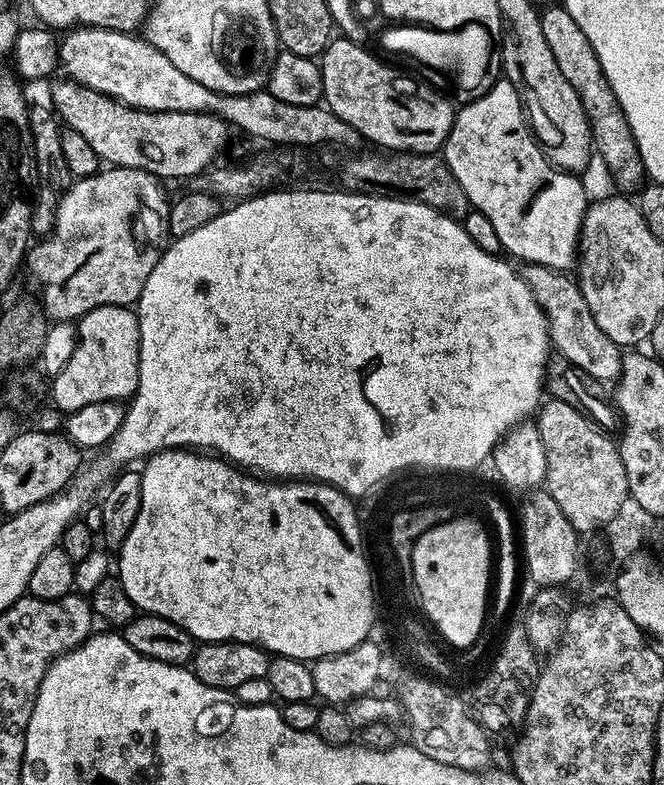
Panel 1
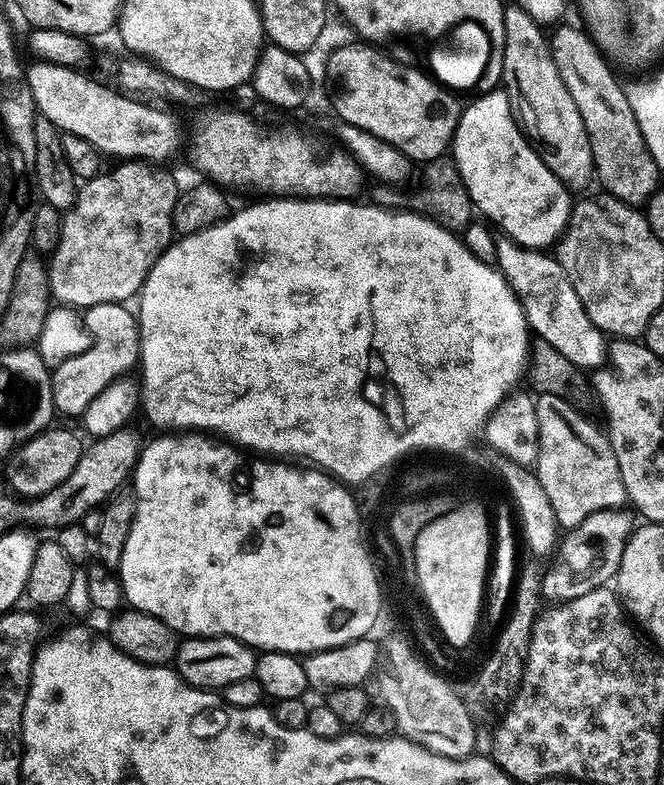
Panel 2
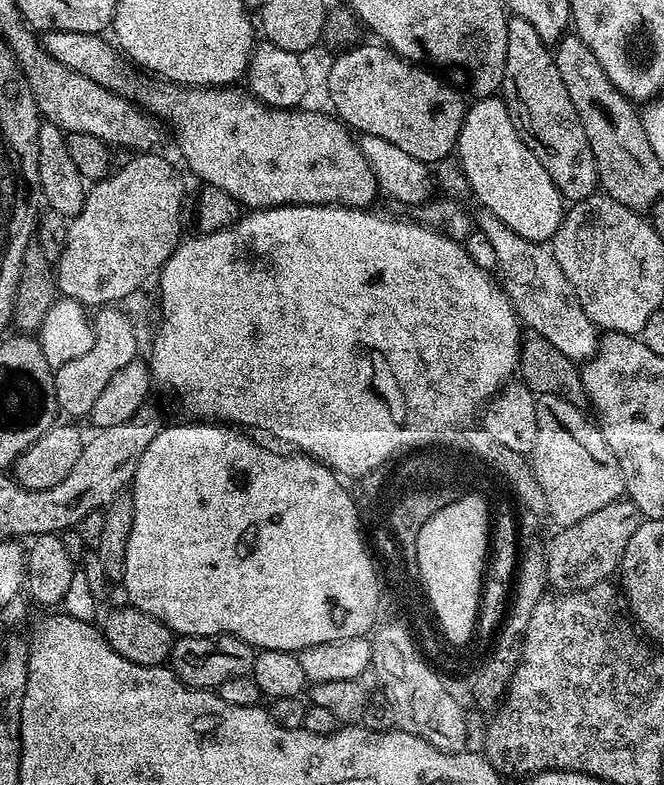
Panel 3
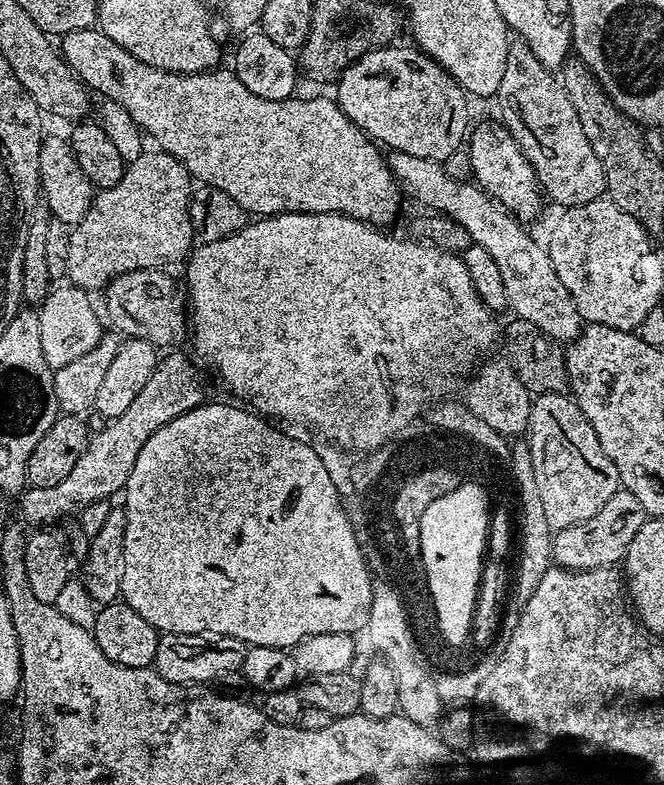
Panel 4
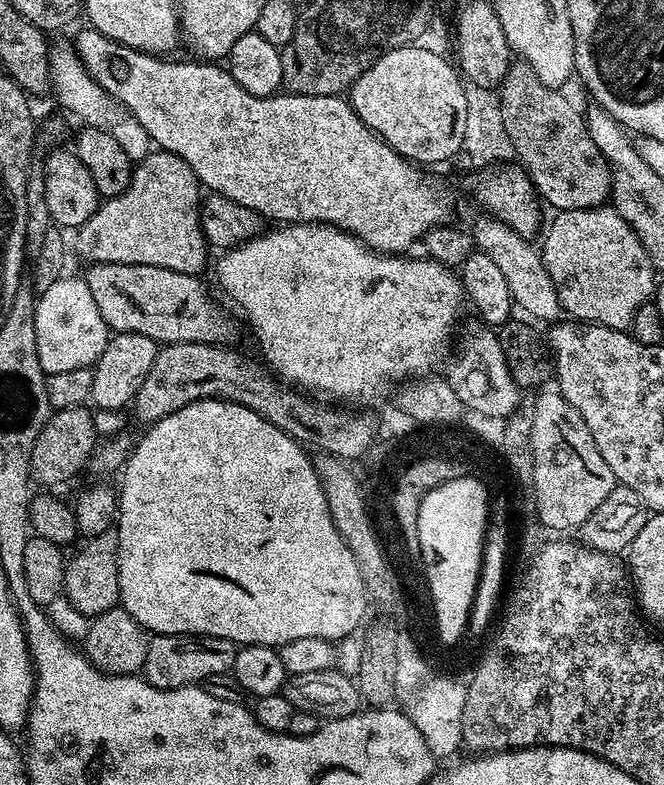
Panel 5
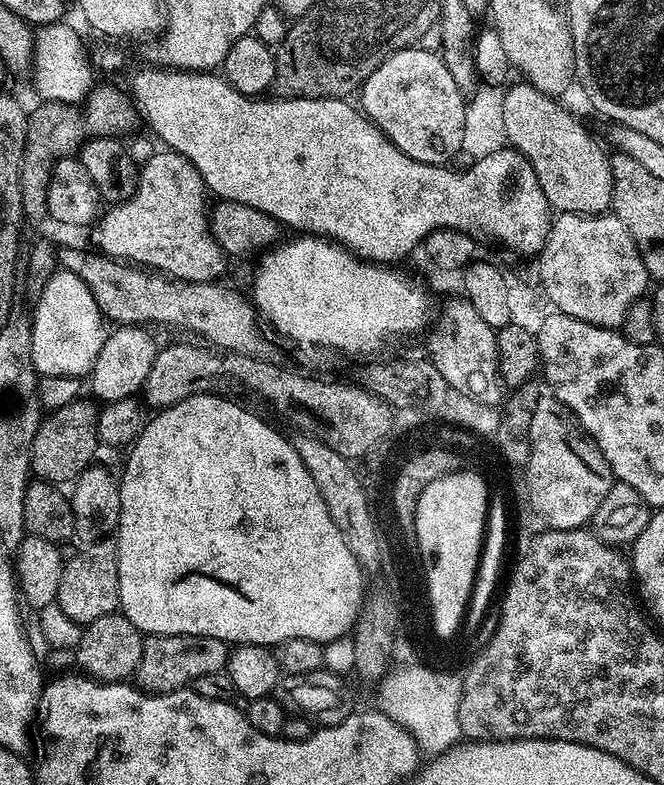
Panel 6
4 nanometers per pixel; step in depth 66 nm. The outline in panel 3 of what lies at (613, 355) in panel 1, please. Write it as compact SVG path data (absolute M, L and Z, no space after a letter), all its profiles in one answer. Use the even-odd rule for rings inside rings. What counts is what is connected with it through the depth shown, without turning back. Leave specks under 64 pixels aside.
M484 214L481 217L481 220L480 218L478 220L479 231L484 232L486 238L490 238L490 243L494 246L494 254L498 254L496 263L498 276L501 276L499 279L502 281L503 290L508 295L513 308L516 309L517 317L527 327L529 324L532 327L529 329L535 335L546 338L546 342L554 342L554 346L558 346L558 350L562 350L562 354L566 354L572 360L577 362L589 360L596 352L598 329L590 322L590 318L586 318L586 310L582 310L566 274L562 274L562 266L558 266L551 251L543 243L527 240L520 234L514 234L514 230L510 230L510 226L506 226L506 222L502 222L497 216Z

